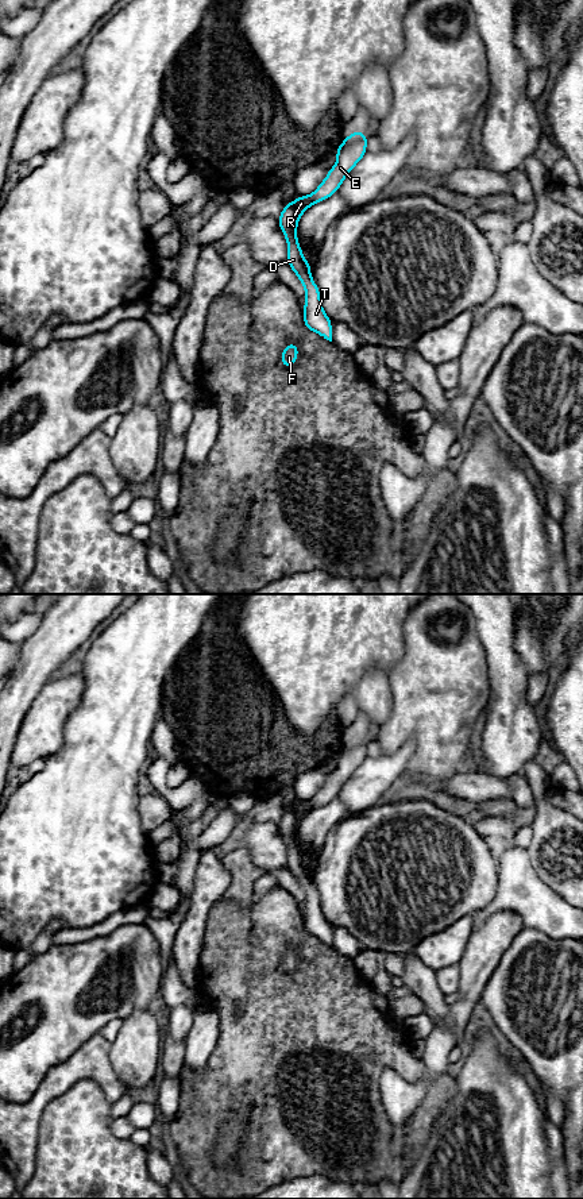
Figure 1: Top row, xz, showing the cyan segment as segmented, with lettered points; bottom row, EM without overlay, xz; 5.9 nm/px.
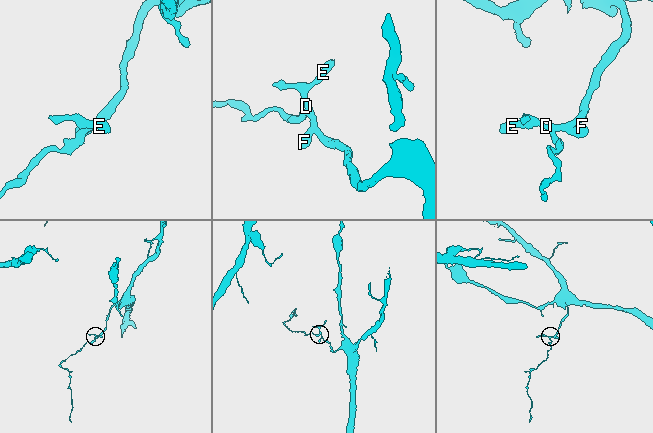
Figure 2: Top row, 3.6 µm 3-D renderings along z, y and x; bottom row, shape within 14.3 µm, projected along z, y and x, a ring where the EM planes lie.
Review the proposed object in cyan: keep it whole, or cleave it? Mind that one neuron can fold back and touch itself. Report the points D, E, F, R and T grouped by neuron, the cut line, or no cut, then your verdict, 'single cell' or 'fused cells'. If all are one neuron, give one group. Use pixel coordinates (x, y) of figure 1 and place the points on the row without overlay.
groups D E F R T; cut none; single cell

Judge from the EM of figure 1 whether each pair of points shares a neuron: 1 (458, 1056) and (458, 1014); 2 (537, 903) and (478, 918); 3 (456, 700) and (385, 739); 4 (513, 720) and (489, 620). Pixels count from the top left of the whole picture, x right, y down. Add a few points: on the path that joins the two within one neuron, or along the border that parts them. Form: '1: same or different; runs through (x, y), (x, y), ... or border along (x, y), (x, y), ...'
1: different; border along (458, 1045), (450, 1055), (450, 1060), (455, 1067)
2: same; runs through (522, 902), (500, 902), (493, 908)
3: same; runs through (439, 700), (402, 725)
4: same; runs through (508, 696), (508, 674), (500, 644)

